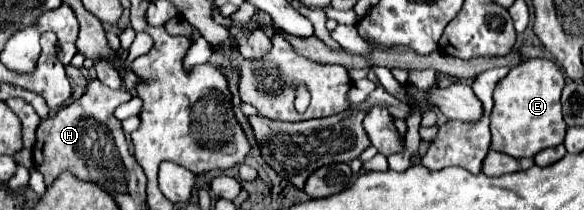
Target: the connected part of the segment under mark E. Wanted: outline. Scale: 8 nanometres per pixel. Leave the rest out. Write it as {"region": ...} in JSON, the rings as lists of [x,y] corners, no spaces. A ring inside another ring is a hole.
{"region":[[[527,59],[513,67],[495,87],[495,105],[491,111],[491,149],[523,159],[535,157],[535,153],[543,149],[561,145],[567,131],[559,101],[563,87],[565,77],[549,59]]]}

